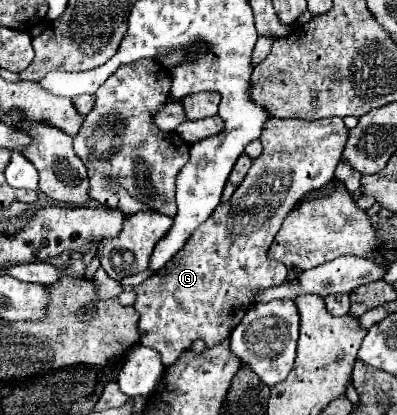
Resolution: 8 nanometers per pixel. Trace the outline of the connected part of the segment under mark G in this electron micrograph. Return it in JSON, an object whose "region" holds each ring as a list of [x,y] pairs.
{"region":[[[270,118],[260,136],[264,150],[252,162],[244,182],[238,186],[232,198],[226,204],[220,204],[216,212],[212,212],[212,216],[200,228],[196,228],[196,232],[188,238],[188,244],[184,244],[184,248],[160,272],[134,286],[134,292],[138,294],[134,308],[140,314],[140,344],[154,348],[160,354],[164,368],[170,368],[196,338],[202,338],[208,348],[220,344],[244,318],[258,290],[278,286],[286,280],[288,268],[282,262],[268,260],[266,252],[284,218],[300,202],[300,198],[310,190],[324,188],[334,178],[346,138],[348,128],[344,126],[342,118],[310,122],[296,118]]]}

